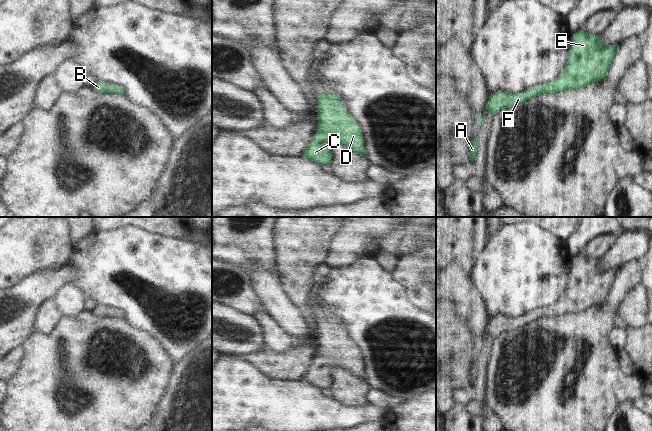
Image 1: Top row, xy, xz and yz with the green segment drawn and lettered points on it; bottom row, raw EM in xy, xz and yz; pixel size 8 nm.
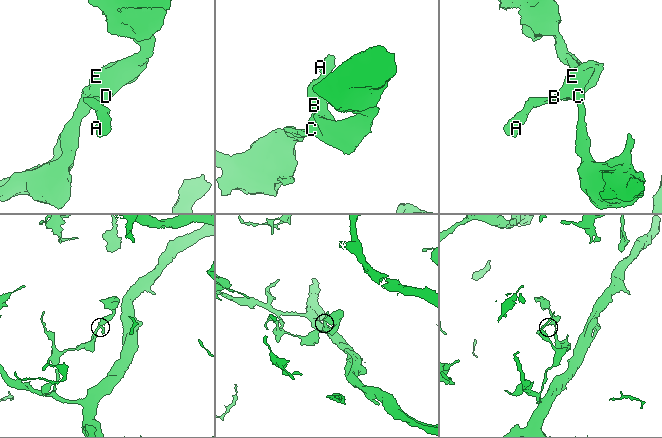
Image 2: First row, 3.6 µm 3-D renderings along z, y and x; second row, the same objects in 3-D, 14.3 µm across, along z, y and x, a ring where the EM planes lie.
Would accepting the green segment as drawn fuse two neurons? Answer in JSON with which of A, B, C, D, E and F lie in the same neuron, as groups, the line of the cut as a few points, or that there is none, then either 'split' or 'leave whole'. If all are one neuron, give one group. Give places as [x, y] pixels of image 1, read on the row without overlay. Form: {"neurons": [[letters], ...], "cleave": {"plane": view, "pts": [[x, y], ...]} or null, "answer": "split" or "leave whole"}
{"neurons": [["A", "B", "C", "D", "E", "F"]], "cleave": null, "answer": "leave whole"}

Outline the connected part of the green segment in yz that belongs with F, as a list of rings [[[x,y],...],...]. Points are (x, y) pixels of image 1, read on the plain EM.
[[[576,256],[571,261],[571,271],[565,291],[555,304],[516,318],[497,315],[489,320],[485,333],[496,339],[503,332],[512,332],[540,318],[580,314],[593,306],[602,305],[618,273],[618,269],[603,271],[601,259]]]

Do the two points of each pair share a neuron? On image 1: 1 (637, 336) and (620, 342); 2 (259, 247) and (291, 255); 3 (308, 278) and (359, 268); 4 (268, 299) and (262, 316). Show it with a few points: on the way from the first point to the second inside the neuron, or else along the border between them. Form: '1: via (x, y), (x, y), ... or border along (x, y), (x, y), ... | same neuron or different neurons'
1: border along (627, 330), (627, 343), (624, 349) | different neurons
2: border along (273, 227), (273, 254), (279, 274) | different neurons
3: border along (317, 277), (307, 299) | different neurons
4: border along (265, 310), (281, 328) | different neurons

